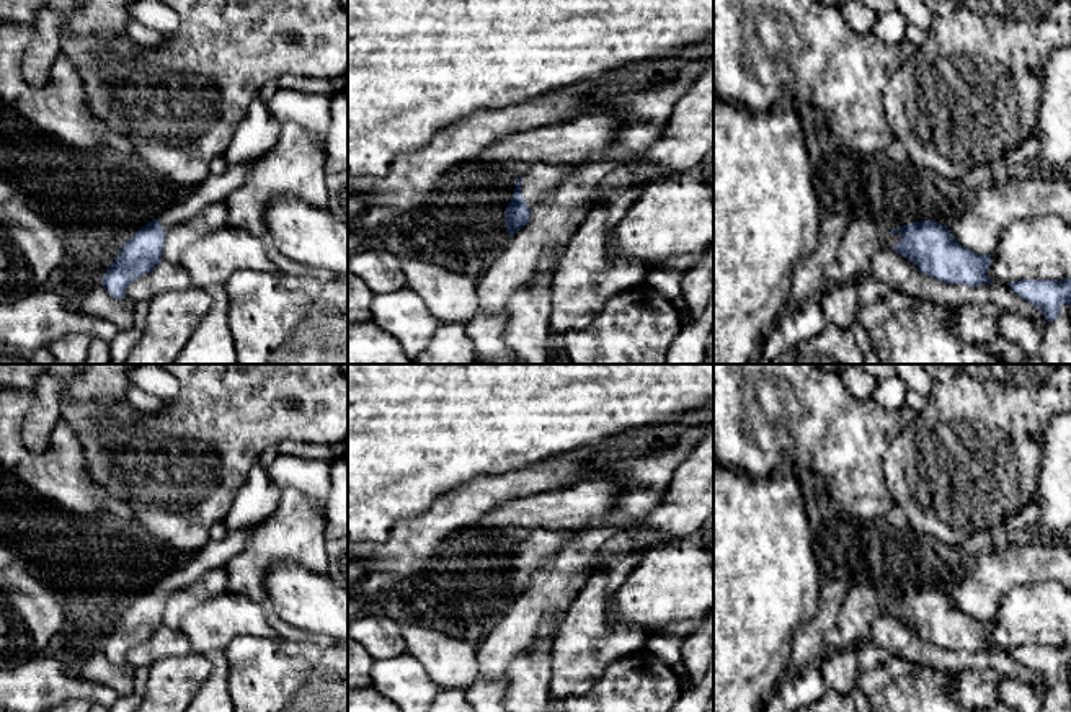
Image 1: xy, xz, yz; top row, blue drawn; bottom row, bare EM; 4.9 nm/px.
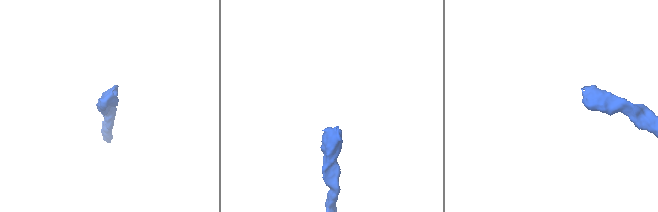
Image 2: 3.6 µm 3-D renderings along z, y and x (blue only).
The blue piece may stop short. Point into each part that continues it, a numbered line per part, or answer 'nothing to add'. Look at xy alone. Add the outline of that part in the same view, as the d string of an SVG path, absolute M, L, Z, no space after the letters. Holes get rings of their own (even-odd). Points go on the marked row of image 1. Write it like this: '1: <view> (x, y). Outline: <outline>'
1: xy (214, 188). Outline: M251 162L233 163L219 175L207 175L198 186L184 194L173 207L160 216L163 230L186 222L214 202L222 202L242 185Z

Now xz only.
1: xz (534, 185). Outline: M575 165L540 167L522 175L521 193L529 207L534 207L540 198L560 185L560 181L575 173Z

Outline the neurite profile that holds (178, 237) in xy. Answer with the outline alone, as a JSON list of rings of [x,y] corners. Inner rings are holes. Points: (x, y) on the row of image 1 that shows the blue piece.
[[[214,202],[186,222],[165,230],[162,258],[178,265],[183,251],[196,240],[227,227],[227,204]]]

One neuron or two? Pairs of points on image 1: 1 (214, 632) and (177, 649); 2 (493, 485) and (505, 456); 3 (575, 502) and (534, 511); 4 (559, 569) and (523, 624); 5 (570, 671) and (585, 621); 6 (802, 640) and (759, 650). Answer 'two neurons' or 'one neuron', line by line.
1: two neurons
2: two neurons
3: one neuron
4: one neuron
5: one neuron
6: two neurons

